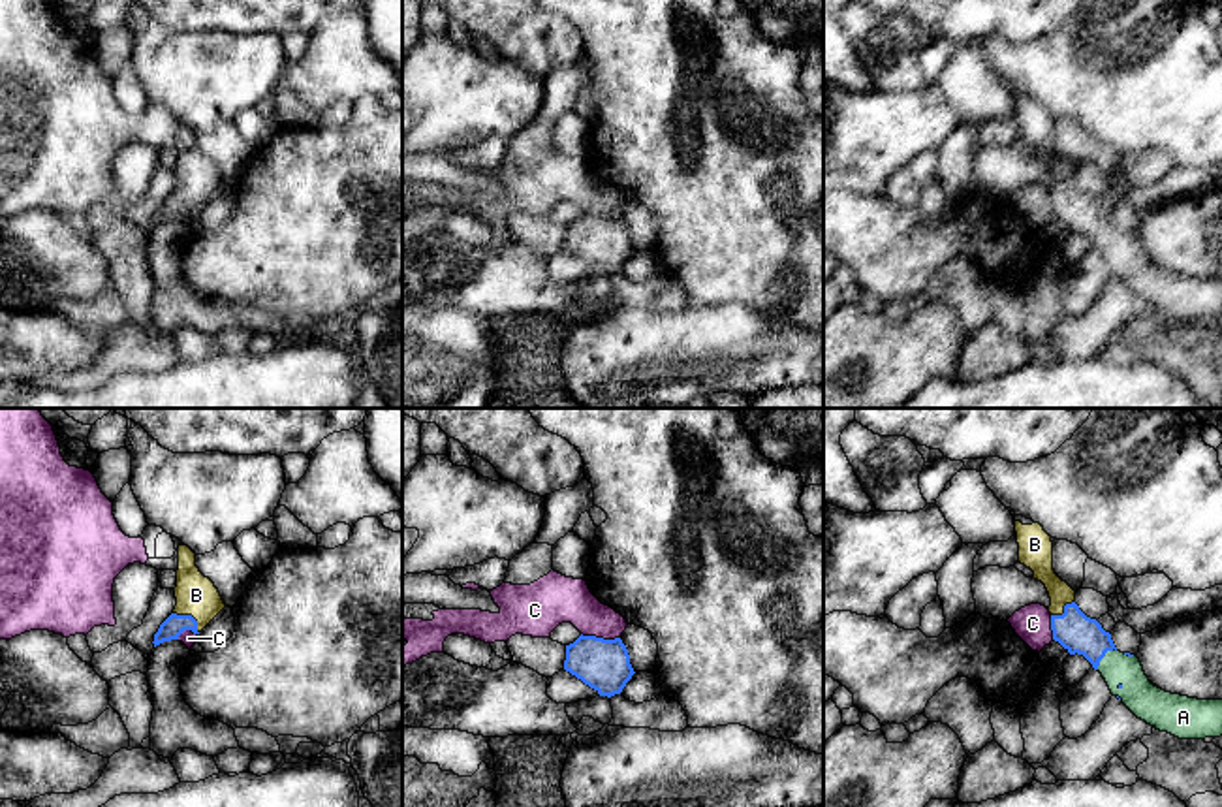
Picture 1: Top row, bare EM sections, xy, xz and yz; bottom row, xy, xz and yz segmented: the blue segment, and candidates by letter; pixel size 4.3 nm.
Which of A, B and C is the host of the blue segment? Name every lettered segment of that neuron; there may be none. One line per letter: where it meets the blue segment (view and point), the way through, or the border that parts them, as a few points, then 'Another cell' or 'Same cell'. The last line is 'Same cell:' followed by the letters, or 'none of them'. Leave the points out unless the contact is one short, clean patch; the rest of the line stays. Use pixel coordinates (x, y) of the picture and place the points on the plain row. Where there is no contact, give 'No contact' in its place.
A: Touches blue at yz (1104, 234). Path across: yz (1074, 209), (1083, 213), (1104, 234), (1138, 271). Same cell
B: Touches blue at xy (190, 194). Path across: xy (173, 204), (190, 194), (196, 187), (196, 174). Same cell
C: Touches blue at xz (600, 217). Boundary: xz (581, 211), (619, 217). Another cell
Same cell: A, B

